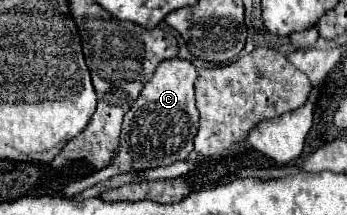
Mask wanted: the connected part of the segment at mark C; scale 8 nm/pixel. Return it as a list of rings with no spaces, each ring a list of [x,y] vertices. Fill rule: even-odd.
[[[167,59],[159,63],[155,75],[145,83],[139,99],[123,117],[121,141],[113,151],[109,165],[87,177],[69,183],[63,187],[63,195],[71,197],[87,187],[107,181],[109,177],[129,171],[143,171],[155,167],[167,167],[175,161],[183,161],[193,151],[193,137],[197,135],[199,127],[199,113],[195,107],[193,83],[197,79],[197,71],[191,61],[185,59]],[[161,137],[171,137],[171,141],[161,141]]]

